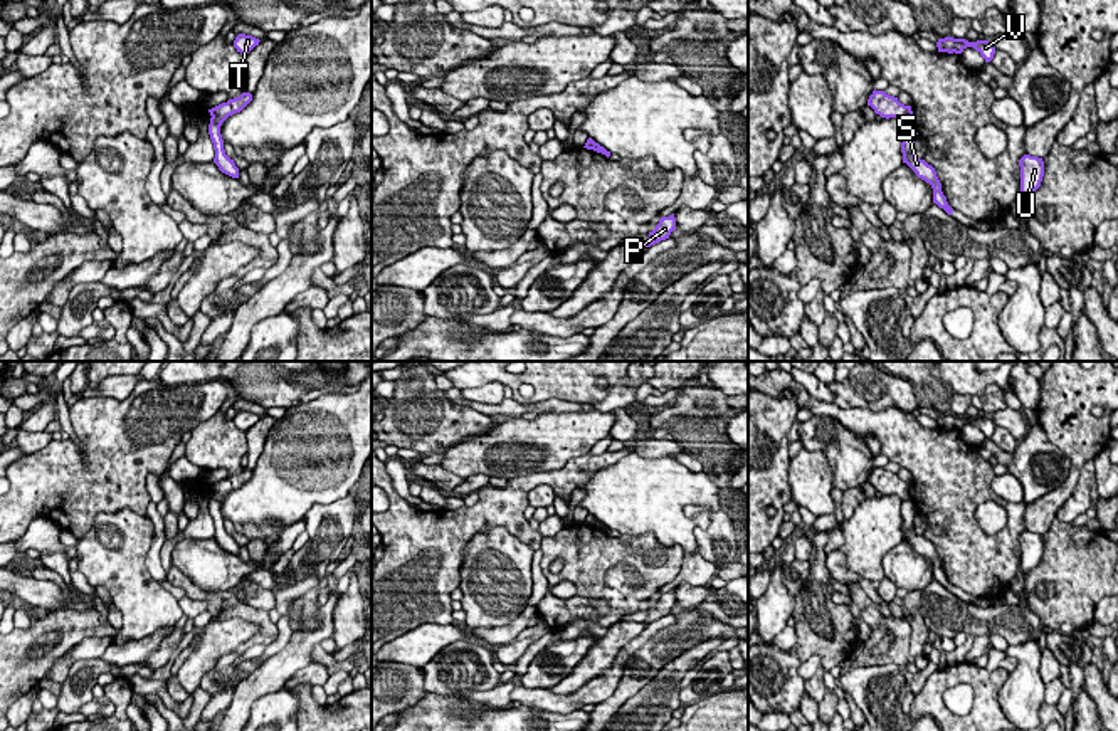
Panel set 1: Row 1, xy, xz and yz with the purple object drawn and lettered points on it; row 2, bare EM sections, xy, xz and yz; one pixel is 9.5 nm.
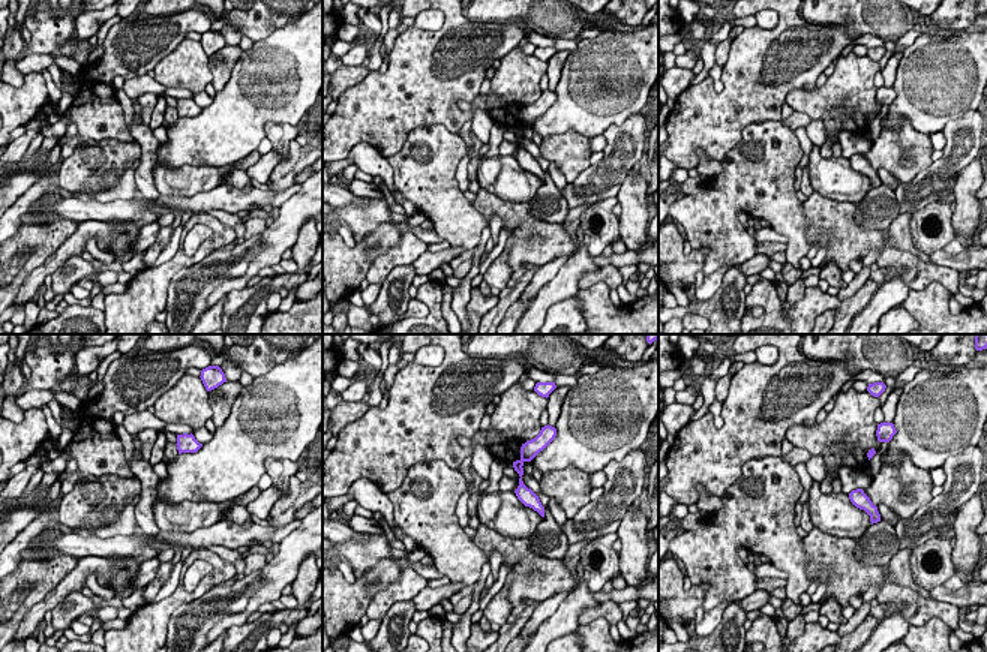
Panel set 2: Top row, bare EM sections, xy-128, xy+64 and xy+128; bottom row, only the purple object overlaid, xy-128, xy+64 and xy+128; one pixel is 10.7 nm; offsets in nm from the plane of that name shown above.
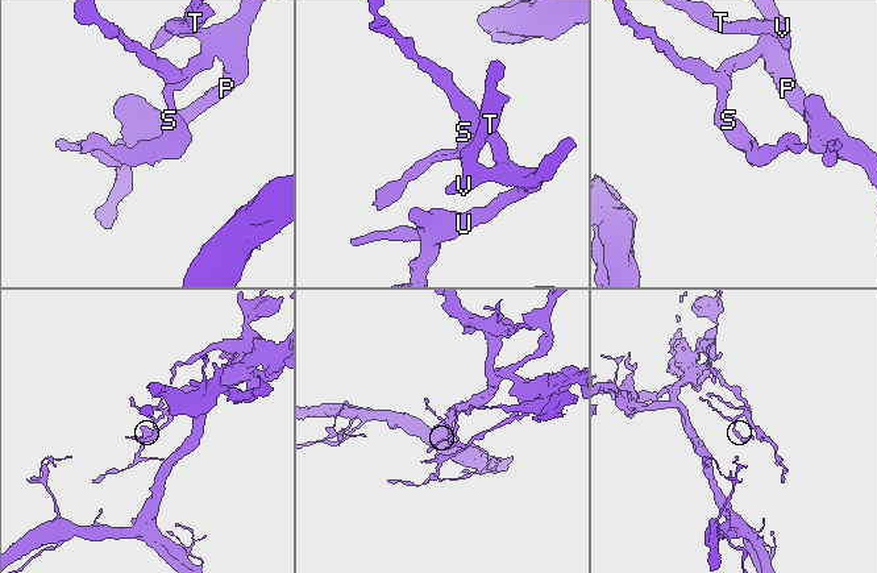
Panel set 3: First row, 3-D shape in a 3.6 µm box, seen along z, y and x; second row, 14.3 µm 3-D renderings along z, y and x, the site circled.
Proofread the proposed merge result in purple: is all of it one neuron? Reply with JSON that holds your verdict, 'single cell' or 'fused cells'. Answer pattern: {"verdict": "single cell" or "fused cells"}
{"verdict": "fused cells"}

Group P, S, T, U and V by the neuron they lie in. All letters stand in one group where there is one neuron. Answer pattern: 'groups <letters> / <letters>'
groups P T U V / S

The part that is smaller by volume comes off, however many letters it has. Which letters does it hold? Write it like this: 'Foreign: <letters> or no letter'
Foreign: S

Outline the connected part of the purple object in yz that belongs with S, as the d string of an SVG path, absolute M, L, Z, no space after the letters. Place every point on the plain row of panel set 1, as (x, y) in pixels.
M903 501L901 504L901 529L903 529L903 539L906 539L918 555L925 556L933 565L933 580L936 580L940 585L943 585L948 592L952 592L953 585L948 581L947 573L941 568L941 560L936 553L936 548L931 541L928 541L925 536L920 536L915 533L915 514L916 514L916 504L913 501Z

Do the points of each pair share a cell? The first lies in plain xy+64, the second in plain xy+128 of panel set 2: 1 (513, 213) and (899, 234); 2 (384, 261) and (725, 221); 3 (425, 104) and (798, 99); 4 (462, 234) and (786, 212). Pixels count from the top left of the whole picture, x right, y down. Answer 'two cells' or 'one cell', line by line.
1: two cells
2: one cell
3: two cells
4: one cell

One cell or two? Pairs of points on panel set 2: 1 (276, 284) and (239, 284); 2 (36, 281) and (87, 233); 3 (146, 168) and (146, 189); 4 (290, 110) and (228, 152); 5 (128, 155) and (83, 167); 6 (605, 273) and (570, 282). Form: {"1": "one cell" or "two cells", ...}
{"1": "two cells", "2": "one cell", "3": "one cell", "4": "one cell", "5": "one cell", "6": "two cells"}

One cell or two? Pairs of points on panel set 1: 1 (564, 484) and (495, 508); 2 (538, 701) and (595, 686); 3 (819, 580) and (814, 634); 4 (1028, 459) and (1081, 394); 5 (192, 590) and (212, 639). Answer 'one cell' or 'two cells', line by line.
1: one cell
2: one cell
3: one cell
4: two cells
5: two cells

